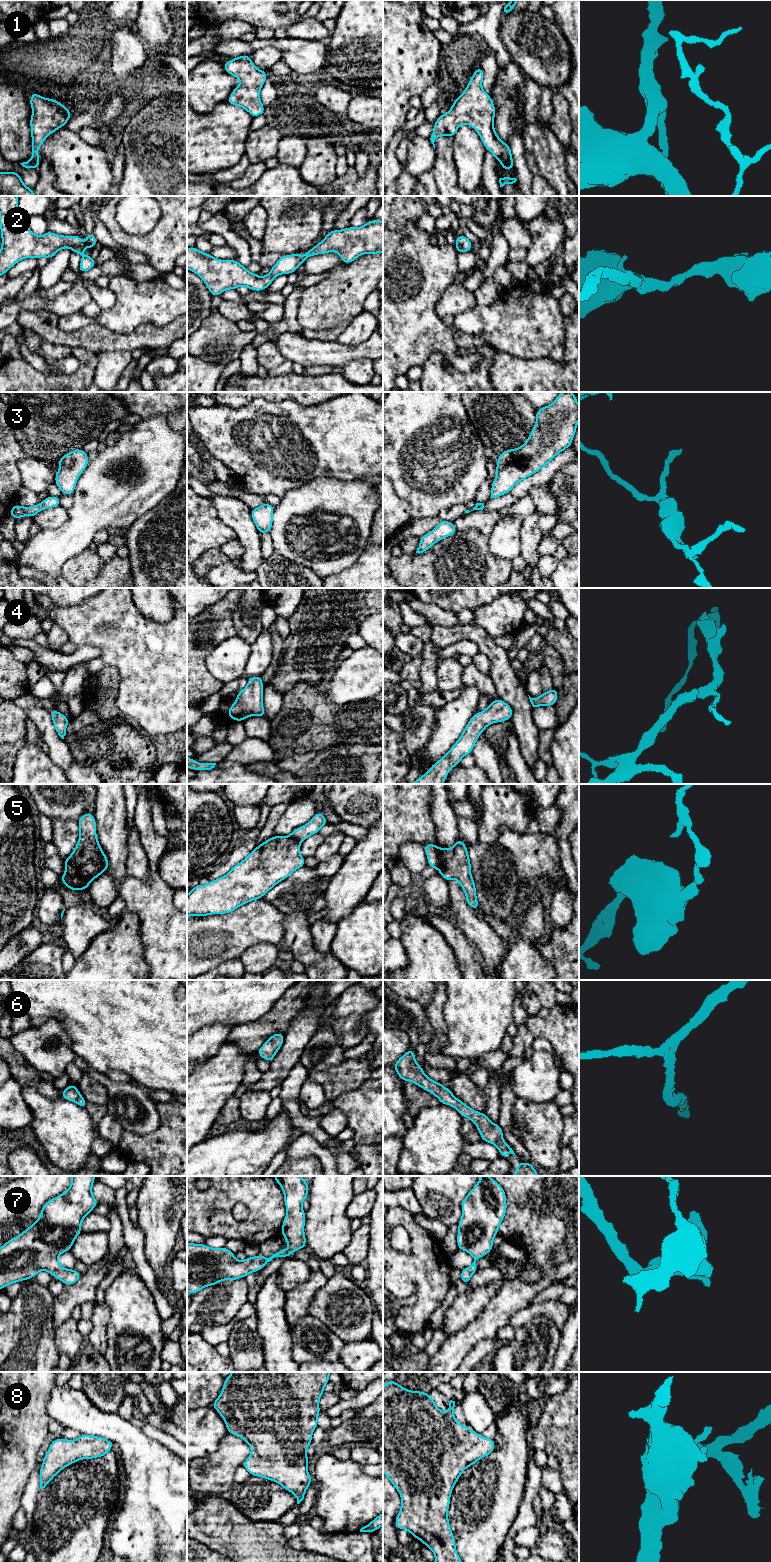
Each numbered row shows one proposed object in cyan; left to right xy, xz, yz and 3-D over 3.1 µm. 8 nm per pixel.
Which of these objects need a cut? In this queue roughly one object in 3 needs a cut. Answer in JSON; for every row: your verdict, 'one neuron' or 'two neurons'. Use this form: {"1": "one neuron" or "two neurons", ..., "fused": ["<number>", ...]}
{"1": "one neuron", "2": "one neuron", "3": "one neuron", "4": "one neuron", "5": "two neurons", "6": "one neuron", "7": "one neuron", "8": "one neuron", "fused": ["5"]}

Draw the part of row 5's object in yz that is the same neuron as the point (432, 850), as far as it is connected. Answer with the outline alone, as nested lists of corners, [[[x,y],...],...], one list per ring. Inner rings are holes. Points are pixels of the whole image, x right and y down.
[[[425,844],[423,848],[428,857],[428,866],[438,869],[440,864],[439,847],[436,844]]]

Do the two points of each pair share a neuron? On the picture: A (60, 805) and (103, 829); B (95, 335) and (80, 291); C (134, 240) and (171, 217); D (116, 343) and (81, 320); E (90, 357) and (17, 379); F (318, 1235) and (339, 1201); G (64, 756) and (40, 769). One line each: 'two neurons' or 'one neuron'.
A: two neurons
B: two neurons
C: one neuron
D: two neurons
E: one neuron
F: one neuron
G: two neurons

